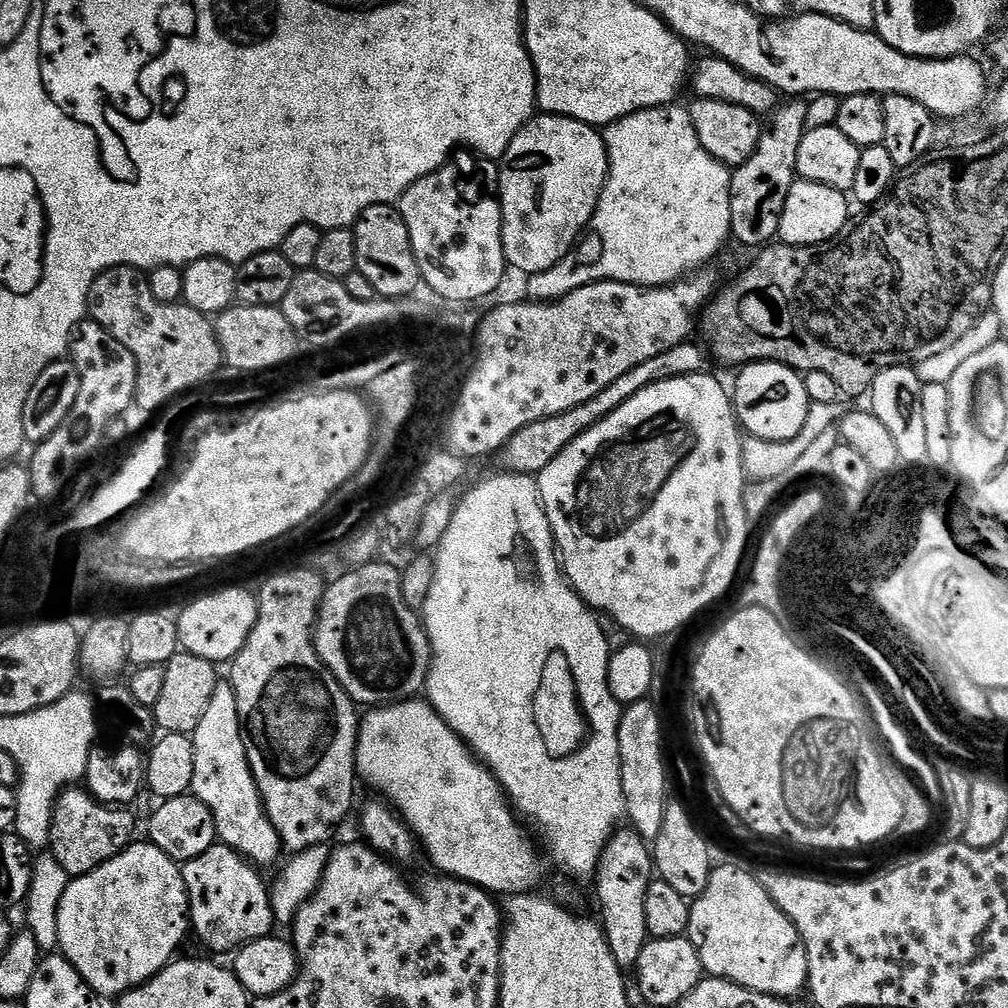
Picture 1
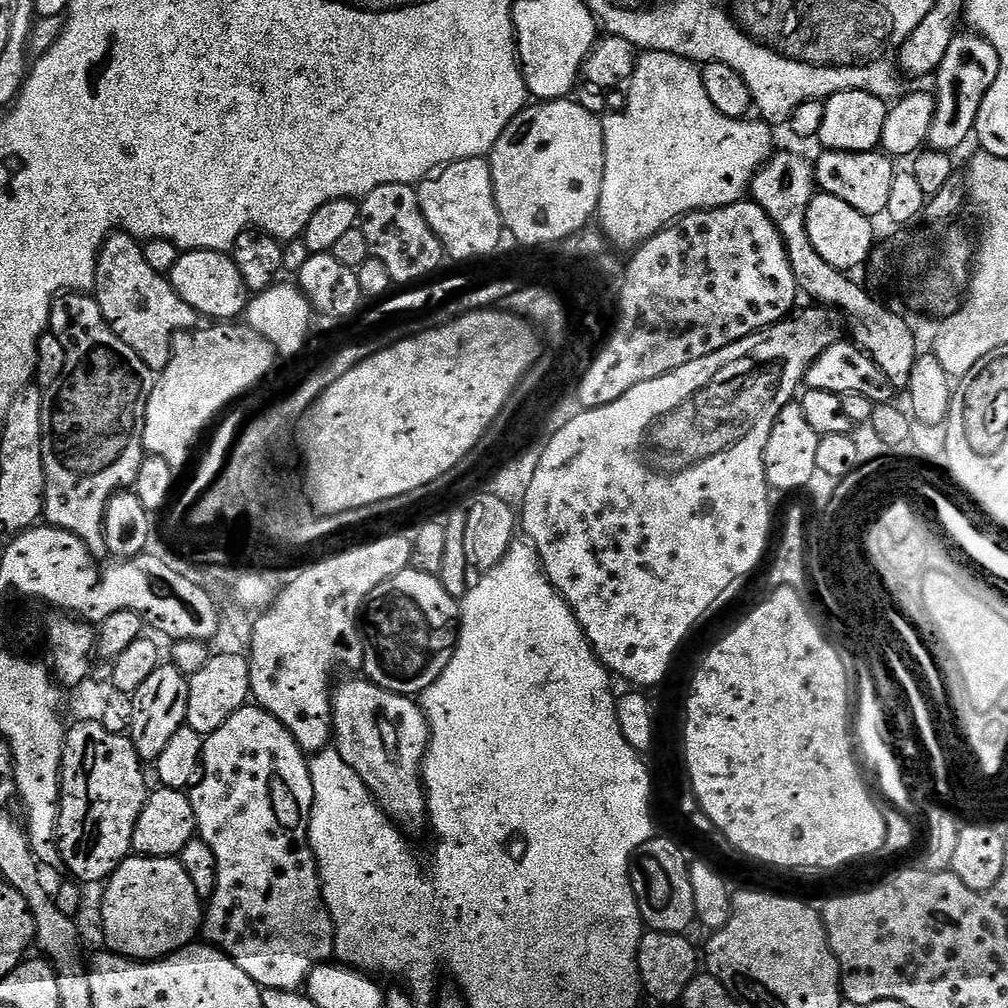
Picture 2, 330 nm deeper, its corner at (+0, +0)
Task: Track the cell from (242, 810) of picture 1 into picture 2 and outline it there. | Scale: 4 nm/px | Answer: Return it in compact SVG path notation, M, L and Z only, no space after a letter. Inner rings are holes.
M245 706L230 714L230 718L226 718L226 722L205 739L202 771L188 792L190 802L194 806L199 839L204 840L206 846L210 846L210 850L214 850L216 859L216 889L211 900L207 901L206 911L202 916L203 939L211 947L218 948L229 956L250 979L260 985L261 989L273 988L283 992L303 989L308 983L310 973L320 964L329 963L336 951L336 928L332 924L328 908L324 905L324 895L320 889L320 872L316 869L316 856L308 845L308 823L312 817L314 802L314 786L310 782L309 763L309 757L298 746L290 730L286 730L286 726L282 726L282 722L274 718L274 714L259 706Z

